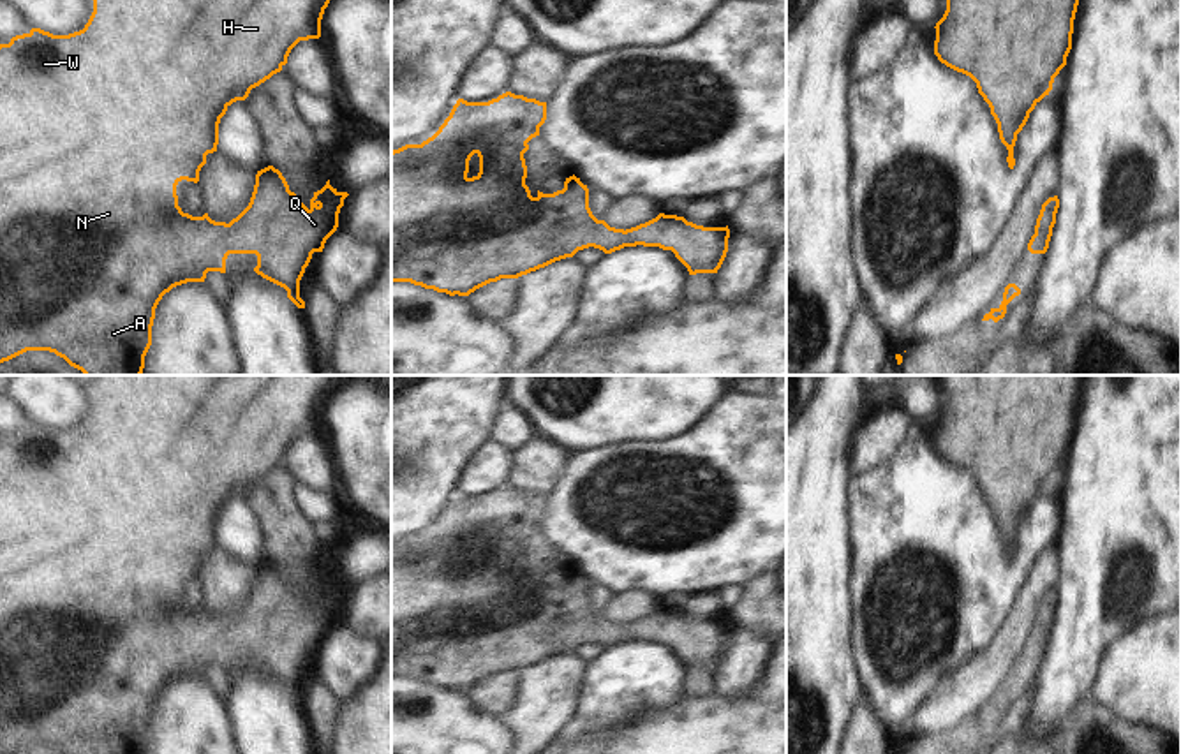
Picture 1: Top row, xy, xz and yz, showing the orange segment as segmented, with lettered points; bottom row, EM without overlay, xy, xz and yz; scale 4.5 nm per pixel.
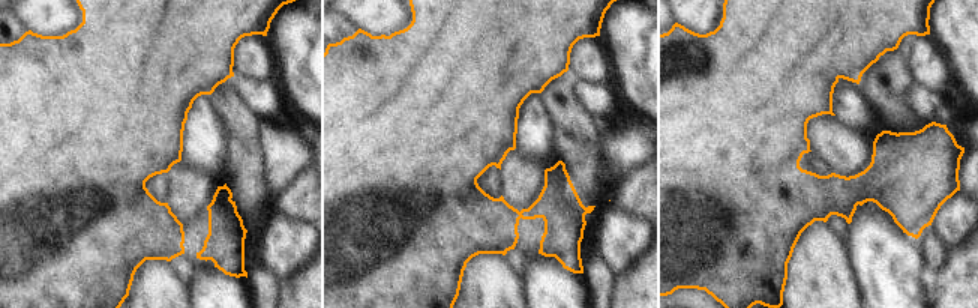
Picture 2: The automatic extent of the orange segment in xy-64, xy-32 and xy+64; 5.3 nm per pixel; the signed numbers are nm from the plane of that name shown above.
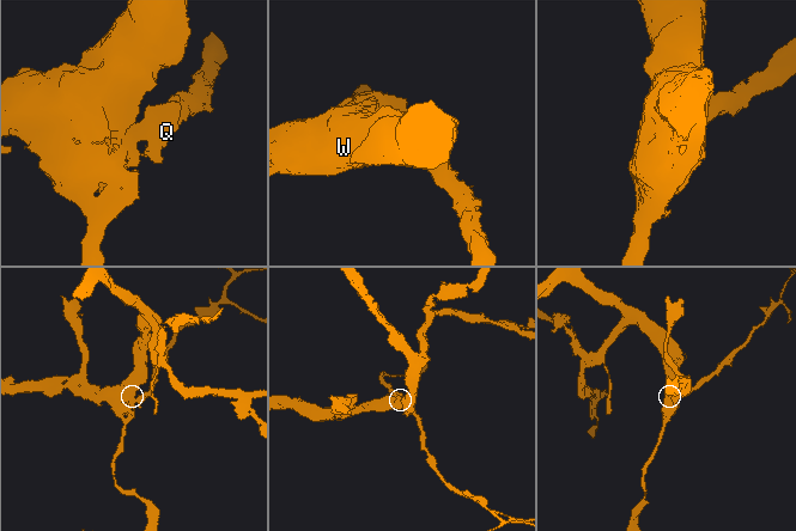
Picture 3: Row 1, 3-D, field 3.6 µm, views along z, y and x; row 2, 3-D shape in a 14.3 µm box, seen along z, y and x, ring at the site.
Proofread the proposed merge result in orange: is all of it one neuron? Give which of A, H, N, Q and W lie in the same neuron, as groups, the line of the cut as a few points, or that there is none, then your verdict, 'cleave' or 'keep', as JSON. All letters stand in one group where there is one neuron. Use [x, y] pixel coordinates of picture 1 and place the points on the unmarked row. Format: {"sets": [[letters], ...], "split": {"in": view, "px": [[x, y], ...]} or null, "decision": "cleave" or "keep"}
{"sets": [["A", "H", "N", "Q", "W"]], "split": null, "decision": "keep"}

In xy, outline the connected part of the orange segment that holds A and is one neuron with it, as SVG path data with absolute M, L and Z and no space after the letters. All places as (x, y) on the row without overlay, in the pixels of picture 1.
M100 375L88 388L93 407L83 425L53 430L41 423L16 430L0 439L0 754L12 754L26 745L49 745L63 754L145 754L152 740L155 703L173 682L187 676L204 676L208 666L226 668L229 648L256 648L254 666L284 682L287 692L305 703L300 692L300 675L314 647L323 647L326 634L338 622L338 608L347 587L326 580L314 587L310 601L294 595L294 587L282 567L268 560L256 569L249 601L229 618L215 617L204 608L192 611L178 601L176 580L182 574L199 576L206 550L217 546L219 518L227 502L245 495L287 458L291 444L300 435L321 432L321 414L330 395L353 375Z

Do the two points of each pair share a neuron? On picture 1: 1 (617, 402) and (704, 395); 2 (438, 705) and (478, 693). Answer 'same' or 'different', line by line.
1: same
2: different

